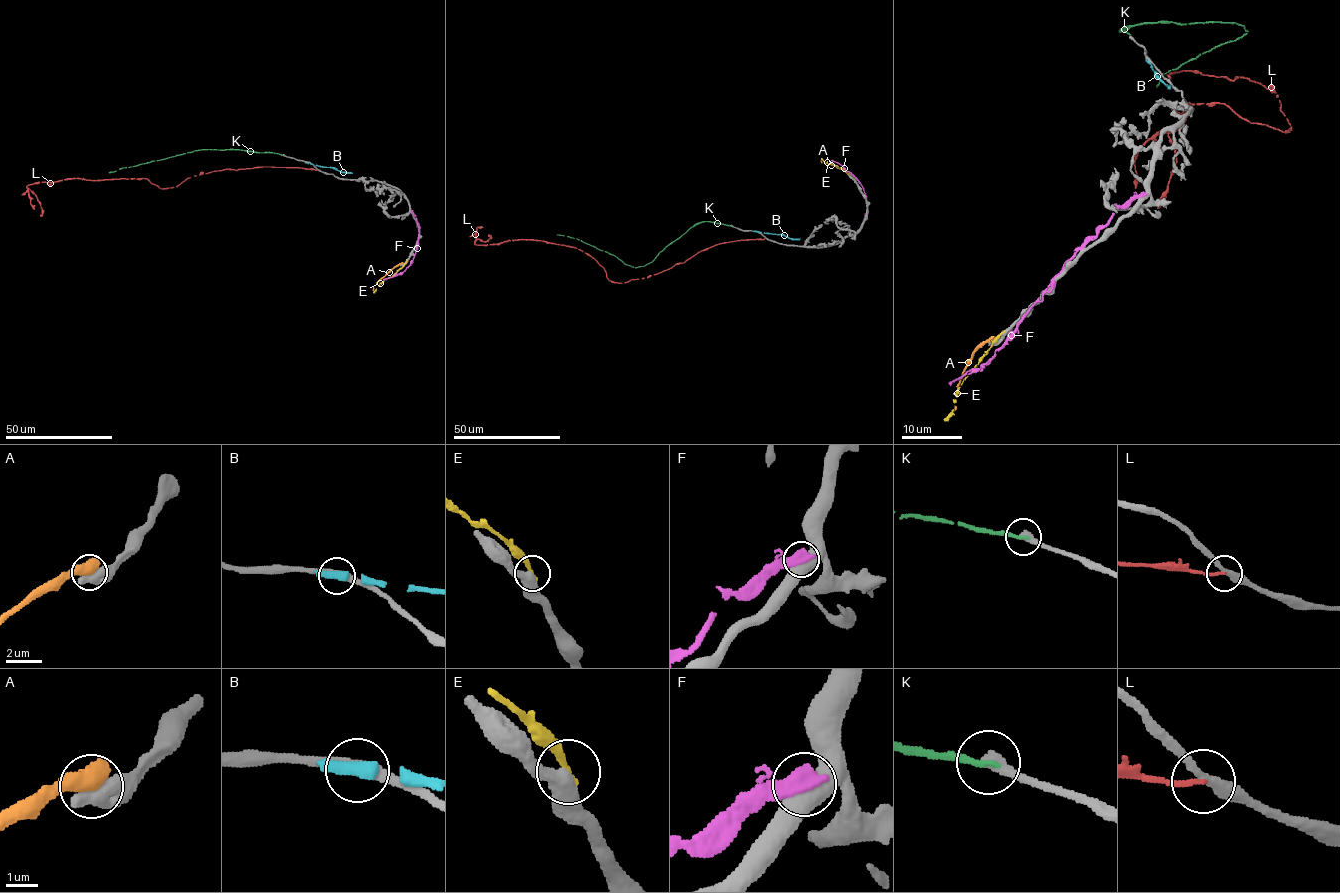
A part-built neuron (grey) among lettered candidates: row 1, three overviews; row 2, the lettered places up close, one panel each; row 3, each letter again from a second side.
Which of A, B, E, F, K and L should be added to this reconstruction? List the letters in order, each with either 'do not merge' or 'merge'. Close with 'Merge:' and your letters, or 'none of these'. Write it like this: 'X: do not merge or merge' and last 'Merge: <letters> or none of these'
A: do not merge
B: do not merge
E: do not merge
F: do not merge
K: do not merge
L: do not merge
Merge: none of these

